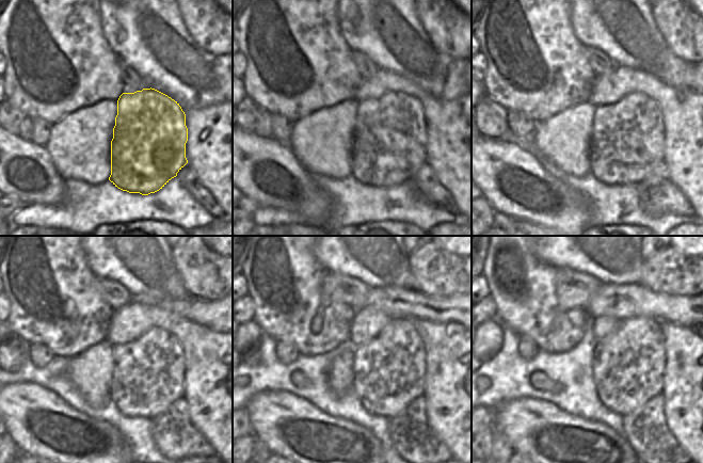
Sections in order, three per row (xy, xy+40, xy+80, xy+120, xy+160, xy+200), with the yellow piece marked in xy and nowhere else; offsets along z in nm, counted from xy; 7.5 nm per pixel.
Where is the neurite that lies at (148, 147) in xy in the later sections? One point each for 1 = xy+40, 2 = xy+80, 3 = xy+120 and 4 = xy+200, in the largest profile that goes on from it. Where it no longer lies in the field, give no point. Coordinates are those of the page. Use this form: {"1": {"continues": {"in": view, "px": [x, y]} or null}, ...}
{"1": {"continues": {"in": "xy+40", "px": [389, 143]}}, "2": {"continues": {"in": "xy+80", "px": [627, 139]}}, "3": {"continues": {"in": "xy+120", "px": [149, 372]}}, "4": {"continues": {"in": "xy+200", "px": [628, 364]}}}

